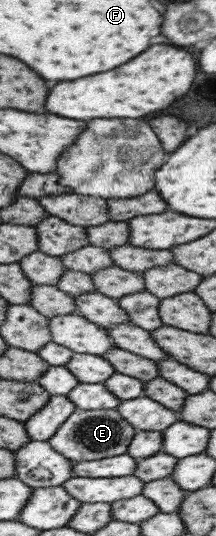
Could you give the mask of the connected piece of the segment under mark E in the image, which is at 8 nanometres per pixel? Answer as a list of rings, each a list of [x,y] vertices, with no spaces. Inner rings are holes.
[[[113,409],[77,410],[61,423],[57,431],[48,439],[47,443],[58,454],[72,462],[91,459],[103,459],[113,455],[123,455],[127,451],[130,439],[136,429],[130,426]]]

